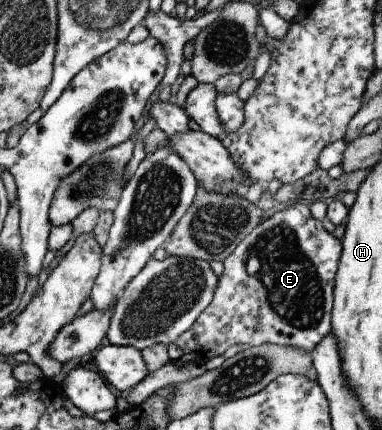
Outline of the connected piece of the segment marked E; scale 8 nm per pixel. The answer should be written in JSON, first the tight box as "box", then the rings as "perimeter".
{"box":[168,203,342,366],"perimeter":[[[297,203],[288,206],[281,211],[272,211],[263,219],[243,240],[235,247],[235,250],[223,261],[224,270],[218,276],[218,283],[215,289],[214,299],[201,312],[193,326],[180,334],[170,345],[168,355],[170,362],[176,366],[183,366],[196,362],[196,355],[206,354],[205,358],[213,358],[223,354],[233,344],[249,344],[251,347],[259,346],[263,343],[275,343],[276,345],[291,345],[305,352],[313,352],[314,348],[323,340],[323,337],[332,330],[332,304],[334,303],[335,277],[342,253],[342,241],[339,241],[333,233],[328,233],[321,221],[315,220],[311,216],[309,204]]]}

